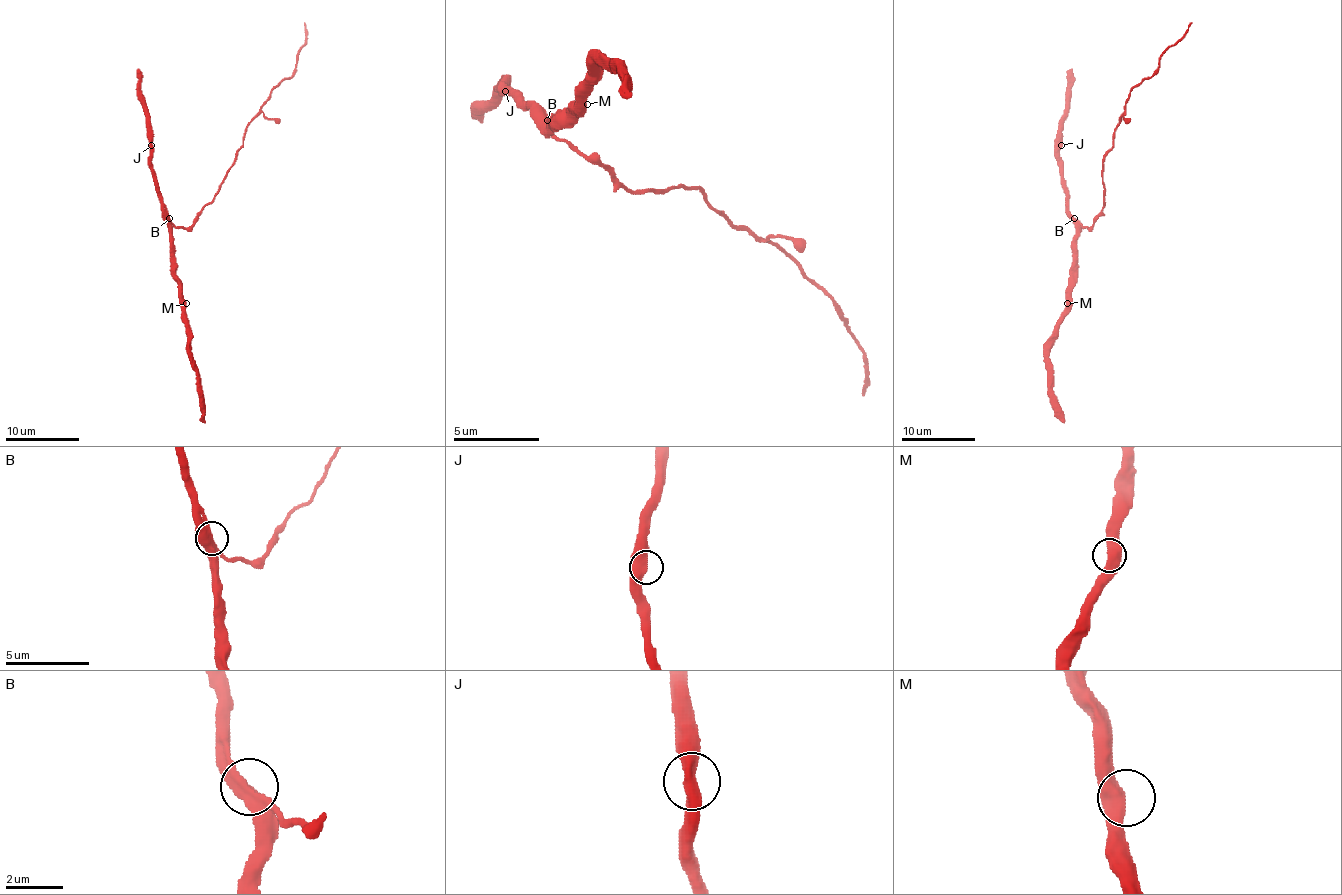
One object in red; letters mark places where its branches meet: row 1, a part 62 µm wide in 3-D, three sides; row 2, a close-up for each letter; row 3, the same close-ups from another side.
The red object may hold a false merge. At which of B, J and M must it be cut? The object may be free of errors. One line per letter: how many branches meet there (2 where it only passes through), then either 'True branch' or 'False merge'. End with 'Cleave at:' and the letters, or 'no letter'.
B: Branches: 2. True branch
J: Branches: 2. True branch
M: Branches: 2. True branch
Cleave at: no letter

